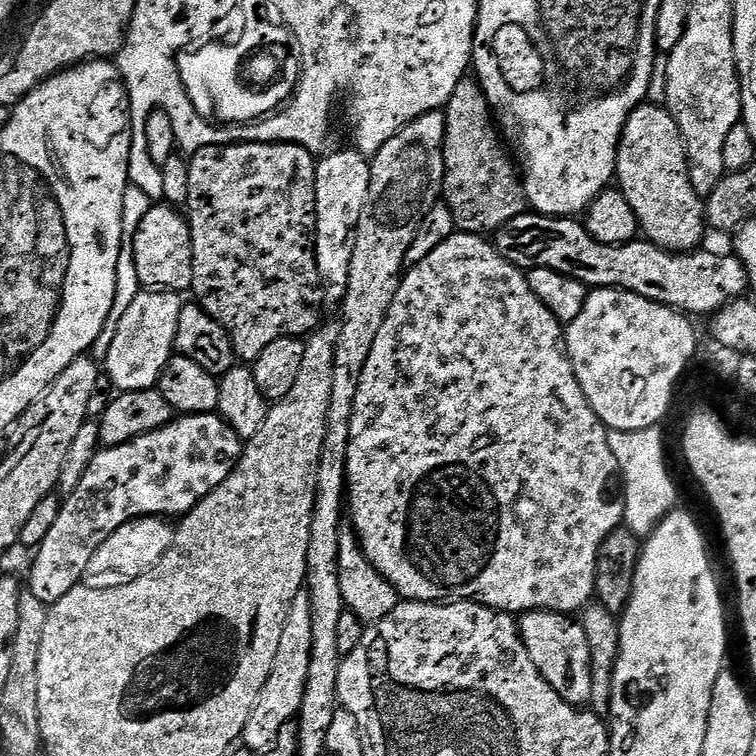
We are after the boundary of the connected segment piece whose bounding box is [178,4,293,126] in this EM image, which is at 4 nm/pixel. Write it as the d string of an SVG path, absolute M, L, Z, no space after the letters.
M262 4L256 8L246 8L246 18L236 18L222 38L208 42L208 50L198 50L196 54L188 54L180 60L179 85L185 90L186 97L199 102L202 112L212 116L214 122L231 126L250 124L250 113L260 112L262 102L252 99L252 94L247 91L249 83L244 66L253 52L276 56L278 50L272 43L280 39L291 41L292 32L268 18Z

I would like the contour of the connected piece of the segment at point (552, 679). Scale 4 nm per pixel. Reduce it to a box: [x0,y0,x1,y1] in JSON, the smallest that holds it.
[519,609,592,707]

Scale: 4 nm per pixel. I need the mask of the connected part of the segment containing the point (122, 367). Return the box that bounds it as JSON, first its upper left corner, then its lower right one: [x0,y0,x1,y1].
[102,290,181,392]

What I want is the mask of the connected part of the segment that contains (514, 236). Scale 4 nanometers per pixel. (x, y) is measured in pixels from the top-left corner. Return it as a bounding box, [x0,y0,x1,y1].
[494,214,749,318]

